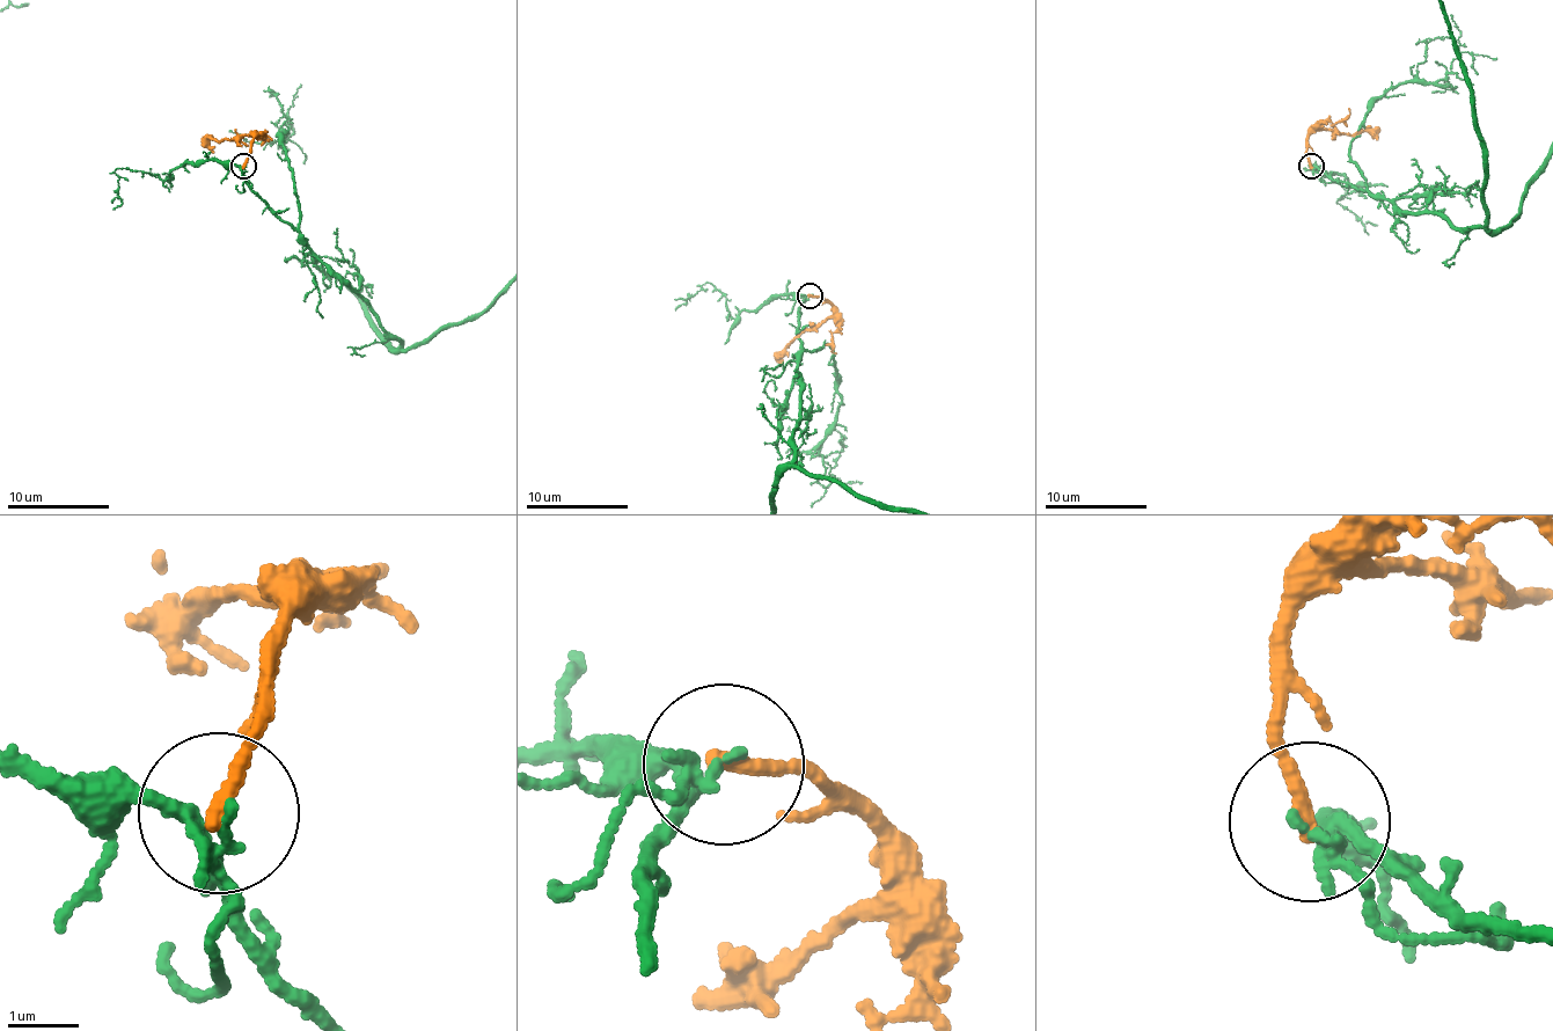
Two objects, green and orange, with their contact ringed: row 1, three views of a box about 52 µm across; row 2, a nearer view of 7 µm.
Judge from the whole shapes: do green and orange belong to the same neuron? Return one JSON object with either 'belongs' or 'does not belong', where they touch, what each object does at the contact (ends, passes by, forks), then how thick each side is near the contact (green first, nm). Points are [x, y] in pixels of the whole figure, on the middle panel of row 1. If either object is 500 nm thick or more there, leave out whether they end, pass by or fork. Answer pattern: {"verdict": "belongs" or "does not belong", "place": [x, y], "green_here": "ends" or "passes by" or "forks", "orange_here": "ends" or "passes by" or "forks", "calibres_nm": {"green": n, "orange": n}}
{"verdict": "does not belong", "place": [810, 295], "green_here": "passes by", "orange_here": "ends", "calibres_nm": {"green": 120, "orange": 240}}

